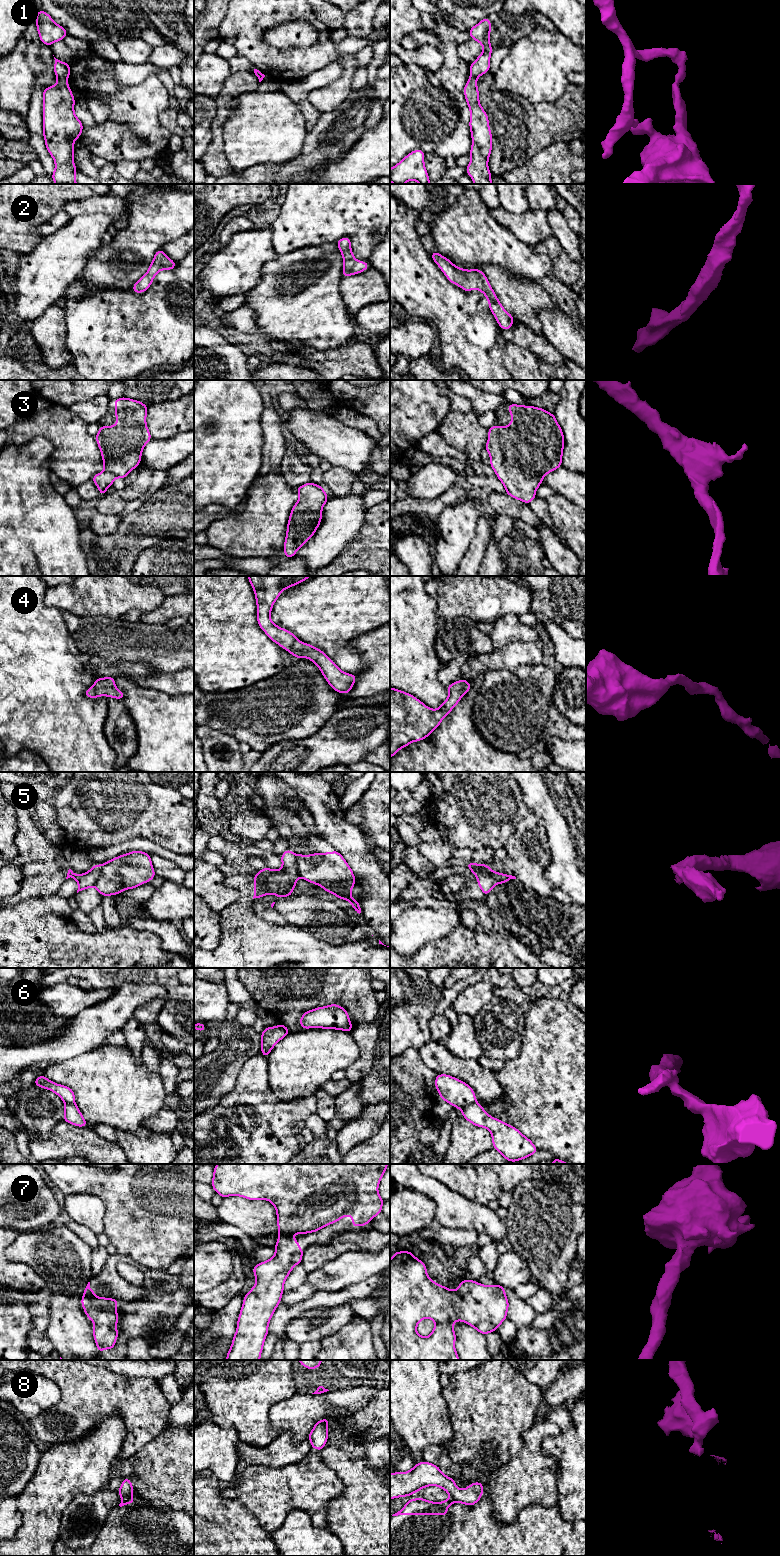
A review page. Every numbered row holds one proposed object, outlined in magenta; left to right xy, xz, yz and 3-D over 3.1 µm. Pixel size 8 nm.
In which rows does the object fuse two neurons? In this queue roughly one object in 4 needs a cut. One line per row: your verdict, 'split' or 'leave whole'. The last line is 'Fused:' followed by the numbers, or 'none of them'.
1: split
2: leave whole
3: leave whole
4: leave whole
5: split
6: split
7: leave whole
8: split
Fused: 1, 5, 6, 8

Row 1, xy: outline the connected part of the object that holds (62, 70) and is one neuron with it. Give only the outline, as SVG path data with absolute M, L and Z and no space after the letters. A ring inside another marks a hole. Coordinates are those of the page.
M55 59L54 62L54 74L58 77L58 78L67 78L70 76L71 71L70 71L70 63L64 63L61 62L60 60Z

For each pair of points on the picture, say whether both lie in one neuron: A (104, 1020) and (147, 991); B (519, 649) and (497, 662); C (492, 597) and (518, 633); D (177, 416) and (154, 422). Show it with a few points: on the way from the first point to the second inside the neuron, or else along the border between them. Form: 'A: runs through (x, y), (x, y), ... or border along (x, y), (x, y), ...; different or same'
A: runs through (115, 1009), (129, 996), (136, 995); same
B: runs through (514, 654), (502, 659); same
C: border along (518, 616), (505, 614), (493, 622); different
D: runs through (171, 417), (160, 422); same

